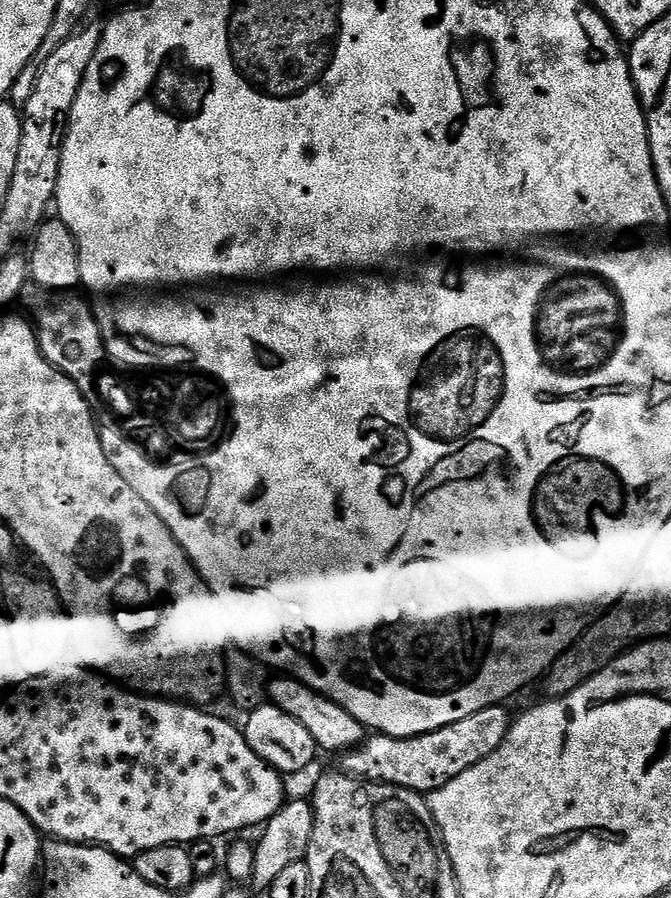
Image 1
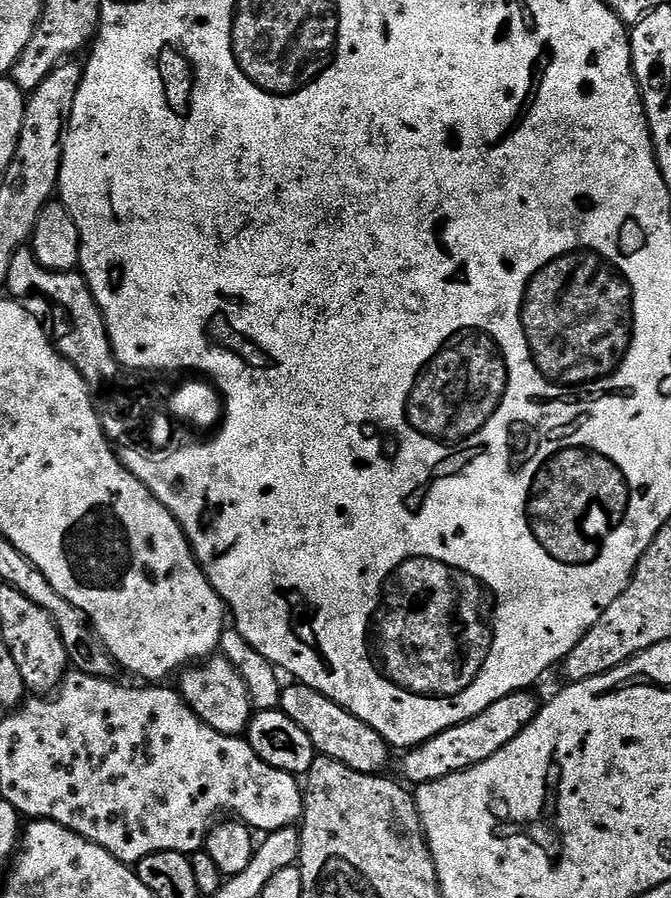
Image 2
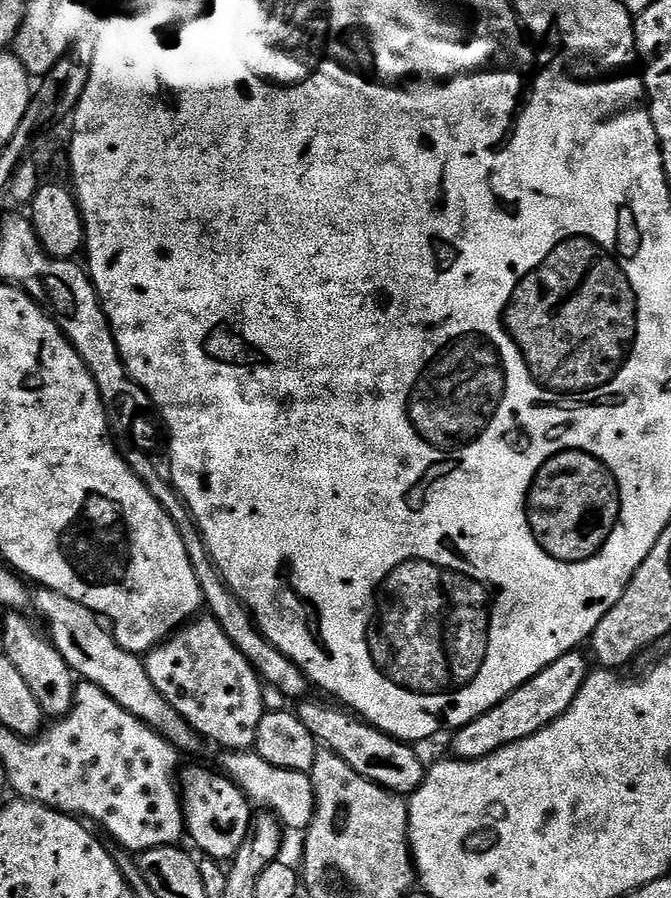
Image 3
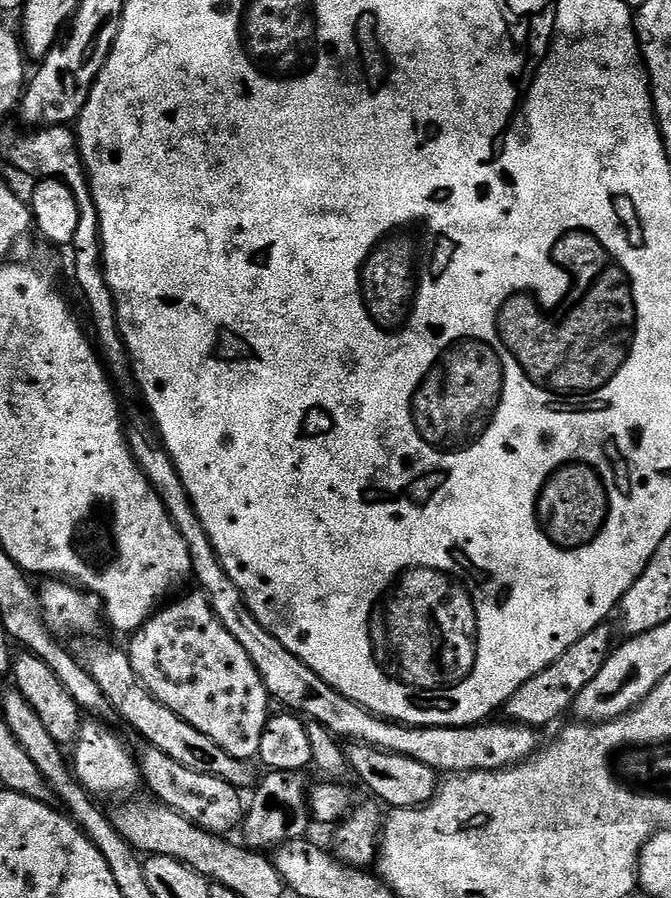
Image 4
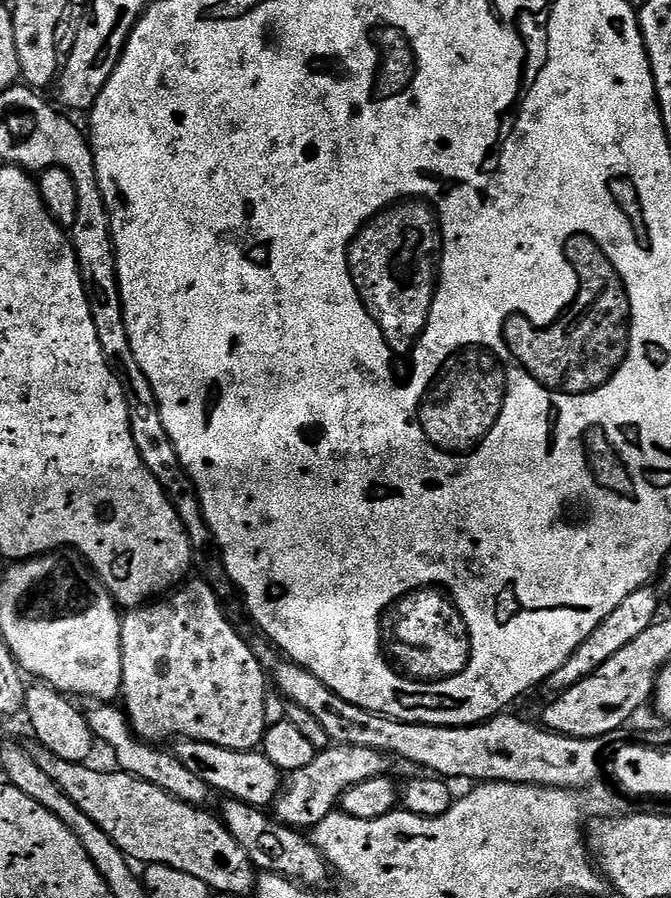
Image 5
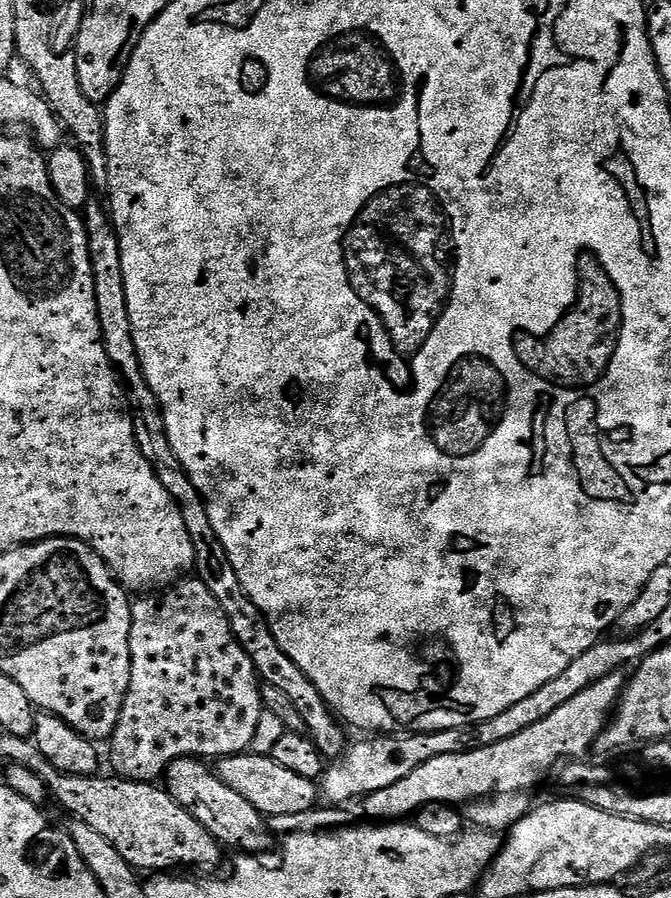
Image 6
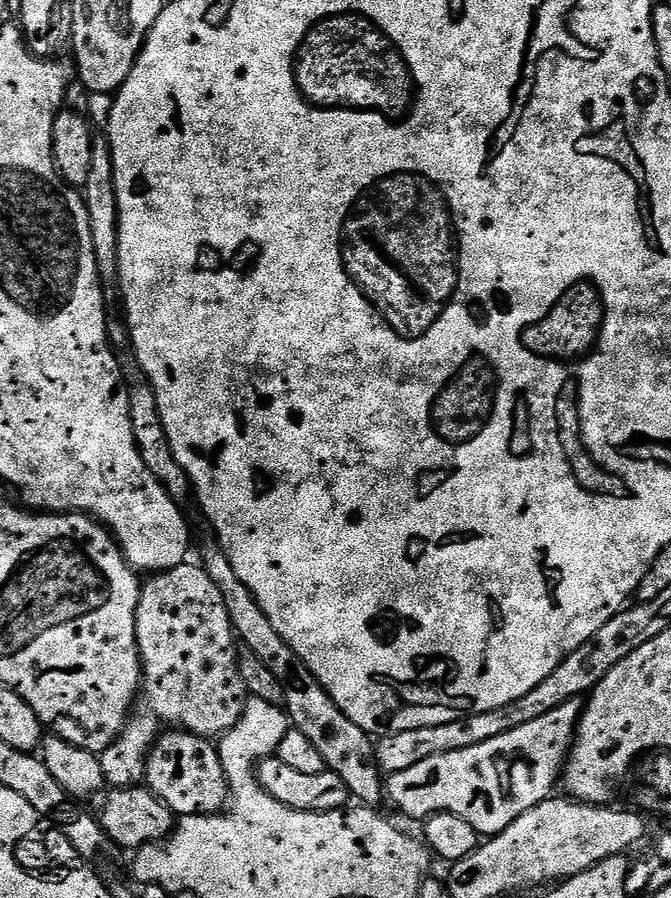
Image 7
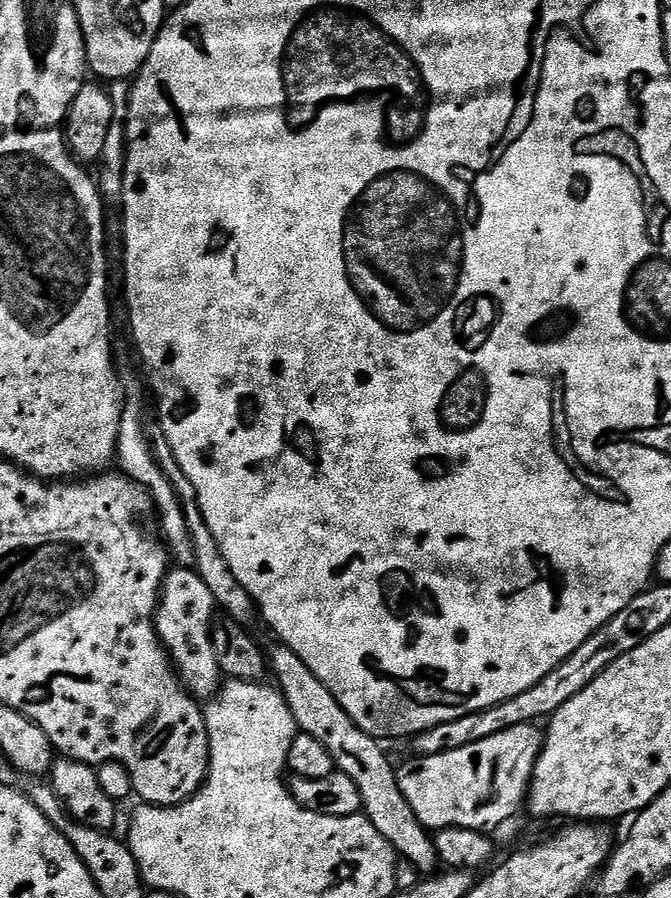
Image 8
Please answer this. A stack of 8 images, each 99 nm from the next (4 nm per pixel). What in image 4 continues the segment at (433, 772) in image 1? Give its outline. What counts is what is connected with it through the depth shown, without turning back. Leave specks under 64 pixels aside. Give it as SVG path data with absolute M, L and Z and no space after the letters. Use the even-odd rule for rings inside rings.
M603 623L590 630L590 634L582 634L582 638L578 638L578 642L570 646L570 650L563 652L555 662L546 666L542 674L534 674L534 678L522 682L522 686L518 686L514 694L510 694L506 705L507 719L517 724L525 724L528 728L543 730L559 716L564 716L567 712L569 715L578 694L582 694L582 690L586 690L586 686L594 682L598 670L602 670L602 666L608 661L610 649L613 647L612 632L608 627L607 623Z

